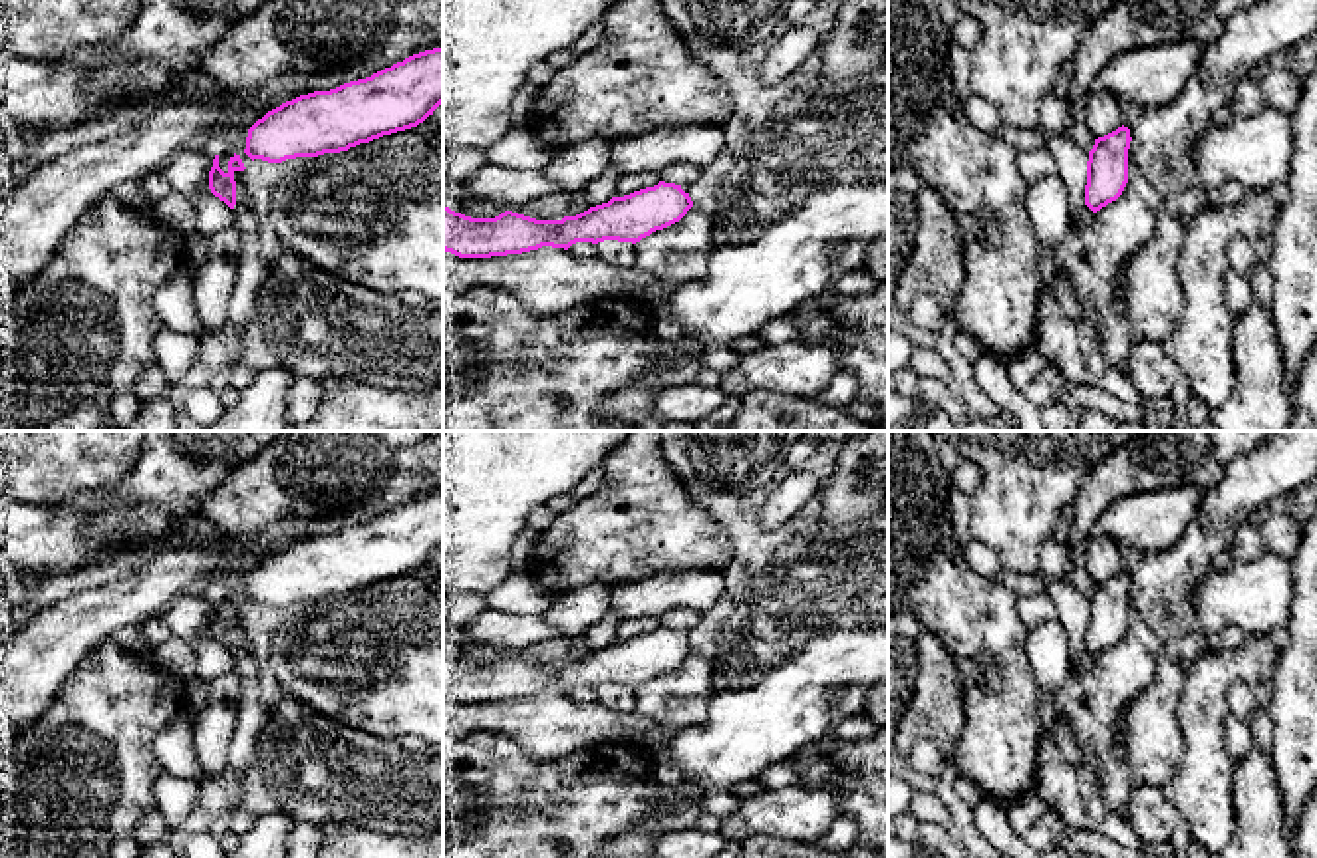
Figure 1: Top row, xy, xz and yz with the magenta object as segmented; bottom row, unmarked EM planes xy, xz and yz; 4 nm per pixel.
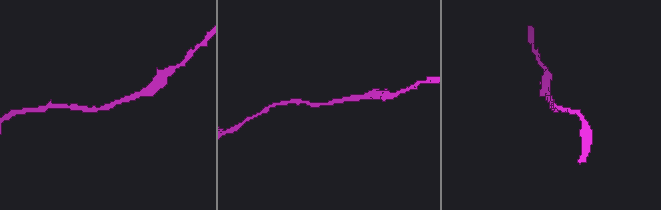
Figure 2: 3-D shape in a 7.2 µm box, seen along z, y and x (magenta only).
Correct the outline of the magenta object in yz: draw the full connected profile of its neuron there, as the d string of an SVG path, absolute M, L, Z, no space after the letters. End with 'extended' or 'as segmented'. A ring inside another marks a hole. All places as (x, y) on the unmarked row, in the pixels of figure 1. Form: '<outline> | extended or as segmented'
M1130 574L1095 584L1087 606L1085 649L1097 657L1116 645L1128 628Z | as segmented

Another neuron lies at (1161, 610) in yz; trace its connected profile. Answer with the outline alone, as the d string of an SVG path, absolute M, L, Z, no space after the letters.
M1273 431L1257 449L1226 463L1220 483L1204 491L1178 544L1142 554L1130 572L1128 628L1122 640L1097 655L1089 673L1071 677L1059 691L1059 711L1069 715L1081 753L1089 747L1095 755L1110 814L1126 820L1136 788L1128 779L1116 727L1154 681L1162 651L1192 632L1192 590L1257 508L1285 502L1307 483L1317 483L1317 431Z

